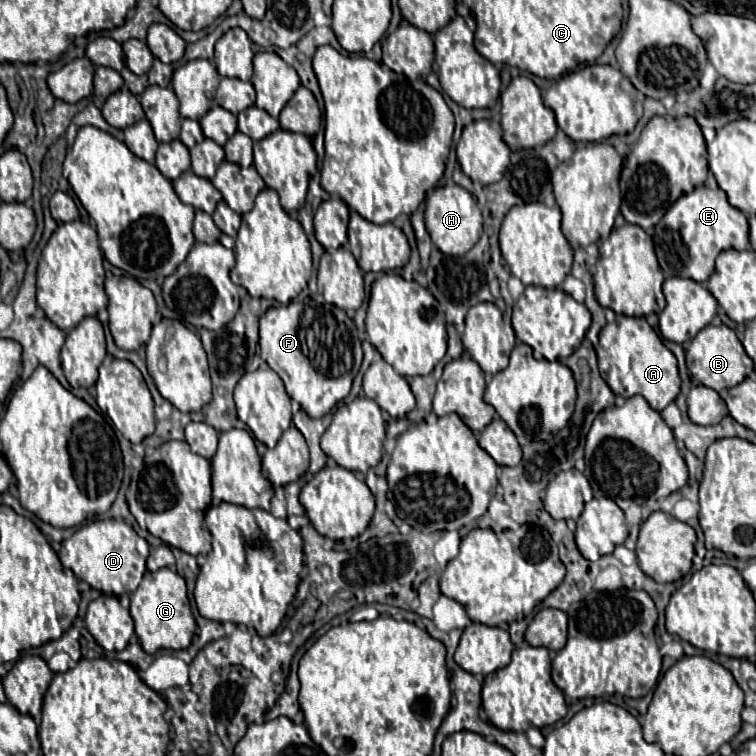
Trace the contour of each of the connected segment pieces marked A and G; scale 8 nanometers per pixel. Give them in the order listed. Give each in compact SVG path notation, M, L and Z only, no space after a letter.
M616 315L616 319L600 331L596 353L602 379L616 395L624 399L632 395L644 395L654 411L662 411L680 393L676 357L668 351L644 317Z
M160 569L146 573L140 587L130 597L130 615L134 619L134 630L142 649L154 655L158 649L186 649L192 643L196 621L192 617L186 581L172 569Z

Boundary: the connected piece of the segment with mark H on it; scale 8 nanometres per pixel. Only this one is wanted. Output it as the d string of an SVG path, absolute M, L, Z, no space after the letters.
M460 185L450 187L436 187L426 197L426 211L424 211L426 229L432 237L432 243L444 251L444 255L464 255L476 245L476 239L482 235L482 215L472 199L472 195L462 189Z

